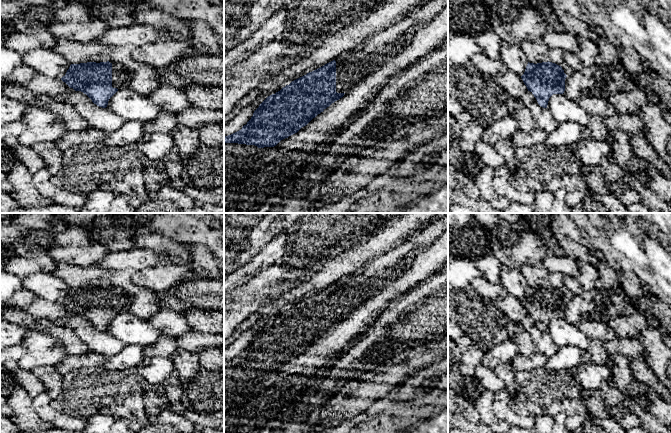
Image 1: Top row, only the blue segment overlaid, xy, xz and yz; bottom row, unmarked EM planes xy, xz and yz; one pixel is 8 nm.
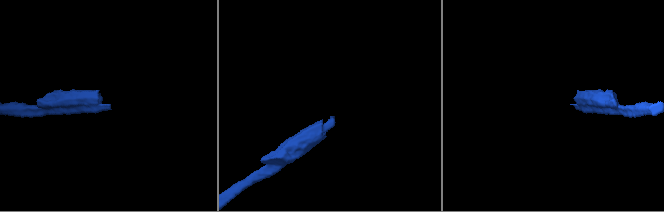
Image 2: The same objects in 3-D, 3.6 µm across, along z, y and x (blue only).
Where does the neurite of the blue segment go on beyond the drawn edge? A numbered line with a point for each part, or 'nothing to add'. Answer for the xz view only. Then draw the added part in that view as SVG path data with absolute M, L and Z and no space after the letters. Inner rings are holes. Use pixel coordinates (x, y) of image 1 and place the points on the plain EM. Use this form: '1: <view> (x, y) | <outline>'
1: xz (352, 290) | M448 213L416 232L401 245L375 258L336 285L336 316L345 317L369 298L378 295L394 280L402 277L415 257L430 247L448 230Z

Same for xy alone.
1: xy (120, 301) | M112 287L112 311L117 312L118 314L127 312L129 305L129 295Z

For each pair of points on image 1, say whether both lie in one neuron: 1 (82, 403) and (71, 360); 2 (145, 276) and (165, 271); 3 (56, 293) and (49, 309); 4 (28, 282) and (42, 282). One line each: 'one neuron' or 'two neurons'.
1: two neurons
2: one neuron
3: two neurons
4: one neuron

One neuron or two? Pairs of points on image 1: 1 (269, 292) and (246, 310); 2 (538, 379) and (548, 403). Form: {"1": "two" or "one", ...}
{"1": "one", "2": "one"}

